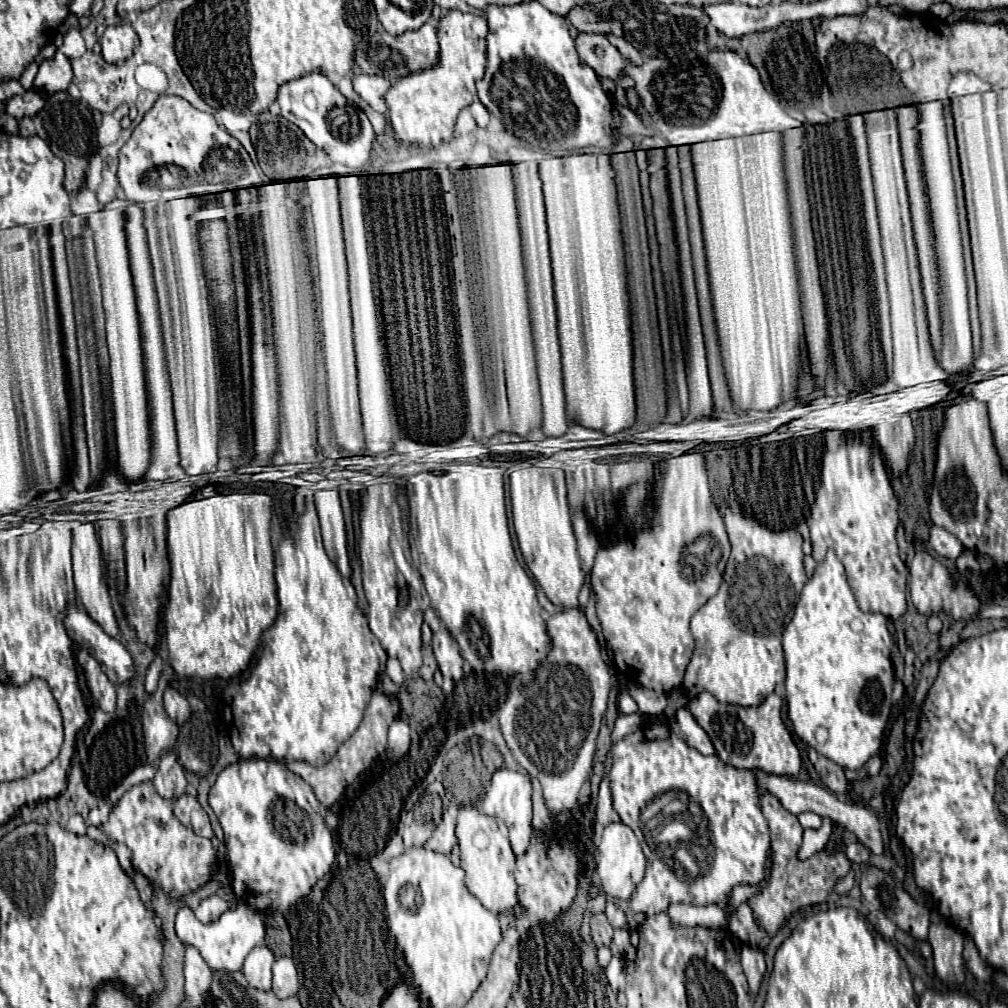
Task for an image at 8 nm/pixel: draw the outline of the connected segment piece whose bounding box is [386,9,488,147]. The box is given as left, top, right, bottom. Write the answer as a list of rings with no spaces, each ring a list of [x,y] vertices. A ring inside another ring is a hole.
[[[450,9],[442,15],[436,29],[440,43],[438,61],[430,69],[400,77],[386,93],[390,123],[396,139],[420,147],[438,147],[440,143],[452,139],[456,117],[474,101],[476,83],[482,79],[486,69],[488,25],[484,17]]]

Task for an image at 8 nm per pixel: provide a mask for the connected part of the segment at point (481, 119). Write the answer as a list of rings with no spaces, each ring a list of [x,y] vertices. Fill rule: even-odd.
[[[478,99],[470,105],[470,111],[472,111],[472,115],[474,115],[478,127],[486,127],[486,125],[488,125],[488,121],[490,121],[490,113],[488,113],[488,109],[486,109]]]

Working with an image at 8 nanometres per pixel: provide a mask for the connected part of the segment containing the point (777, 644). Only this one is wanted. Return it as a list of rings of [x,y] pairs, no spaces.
[[[724,509],[724,523],[726,523],[726,531],[728,531],[728,537],[730,537],[730,543],[732,543],[732,557],[736,559],[736,567],[732,567],[734,571],[732,571],[732,579],[726,579],[726,583],[720,587],[720,591],[712,597],[712,599],[708,599],[708,603],[706,605],[702,605],[698,611],[696,611],[696,615],[692,617],[692,621],[690,621],[690,629],[692,629],[692,635],[694,635],[694,641],[696,641],[696,649],[694,649],[694,655],[692,655],[692,661],[690,661],[690,667],[688,667],[688,673],[686,673],[686,679],[684,679],[684,687],[692,693],[690,697],[696,697],[700,691],[710,691],[718,701],[722,701],[722,703],[732,703],[732,705],[760,705],[770,693],[774,693],[776,689],[776,685],[780,683],[780,681],[784,681],[784,677],[786,677],[786,667],[784,667],[784,651],[782,651],[782,631],[784,631],[784,621],[786,621],[786,617],[788,617],[788,613],[790,613],[790,600],[797,600],[795,599],[788,599],[788,583],[791,584],[791,587],[794,586],[796,581],[796,593],[794,593],[796,596],[798,596],[797,591],[800,591],[800,581],[803,582],[803,584],[806,582],[806,574],[804,570],[804,553],[802,553],[802,535],[796,531],[796,529],[784,529],[784,531],[772,531],[772,529],[766,529],[764,525],[760,525],[757,520],[753,518],[746,517],[742,515],[742,513],[734,513],[732,509]]]

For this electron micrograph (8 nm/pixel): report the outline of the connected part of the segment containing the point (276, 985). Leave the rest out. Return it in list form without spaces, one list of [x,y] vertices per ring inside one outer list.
[[[278,957],[272,965],[272,991],[278,999],[296,995],[298,991],[298,973],[290,957]]]

